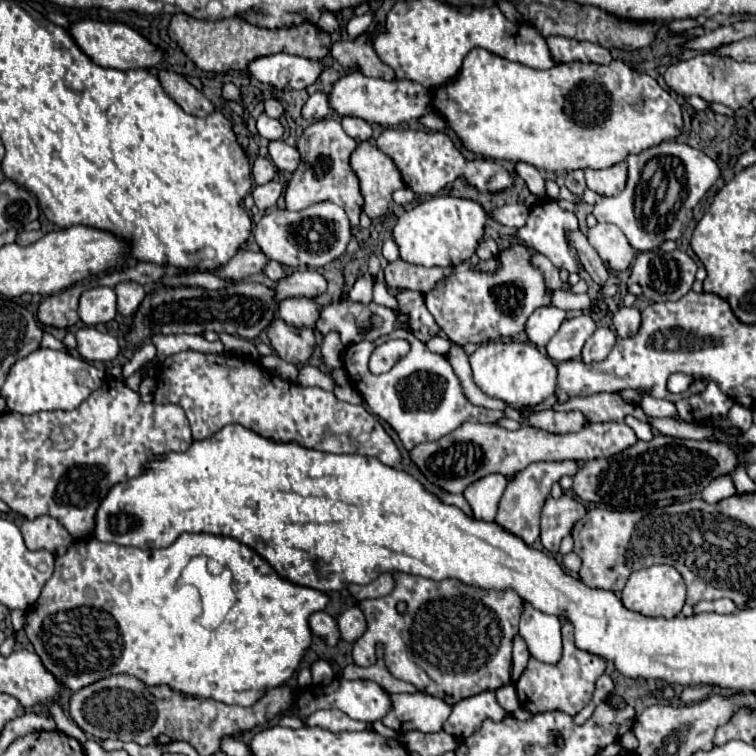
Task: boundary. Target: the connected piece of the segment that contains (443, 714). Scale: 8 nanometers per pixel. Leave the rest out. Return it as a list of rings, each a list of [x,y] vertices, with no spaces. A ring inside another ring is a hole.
[[[402,693],[390,697],[392,711],[382,719],[382,723],[400,735],[406,731],[436,733],[442,729],[442,723],[446,723],[452,711],[448,703],[442,703],[442,699],[434,699],[426,693]]]

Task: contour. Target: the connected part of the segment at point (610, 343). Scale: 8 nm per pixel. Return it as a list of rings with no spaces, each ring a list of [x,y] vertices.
[[[598,327],[594,331],[594,335],[586,341],[584,349],[582,349],[582,361],[584,363],[592,363],[592,361],[602,361],[614,347],[616,335],[612,333],[612,329],[608,327]]]

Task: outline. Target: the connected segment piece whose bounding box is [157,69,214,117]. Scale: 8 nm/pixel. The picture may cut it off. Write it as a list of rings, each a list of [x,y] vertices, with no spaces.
[[[160,69],[157,73],[164,91],[174,99],[186,113],[196,115],[196,117],[206,117],[208,113],[214,111],[214,105],[196,89],[192,87],[182,75],[170,73],[168,69]]]

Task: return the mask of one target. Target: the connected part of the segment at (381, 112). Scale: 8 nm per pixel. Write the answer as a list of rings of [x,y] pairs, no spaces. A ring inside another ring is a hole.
[[[356,70],[342,77],[340,81],[334,83],[334,89],[330,93],[330,107],[338,115],[352,115],[360,117],[368,123],[378,123],[378,125],[400,125],[412,119],[420,119],[428,113],[434,113],[430,107],[430,91],[414,81],[384,81],[384,79],[370,79],[361,71]]]

